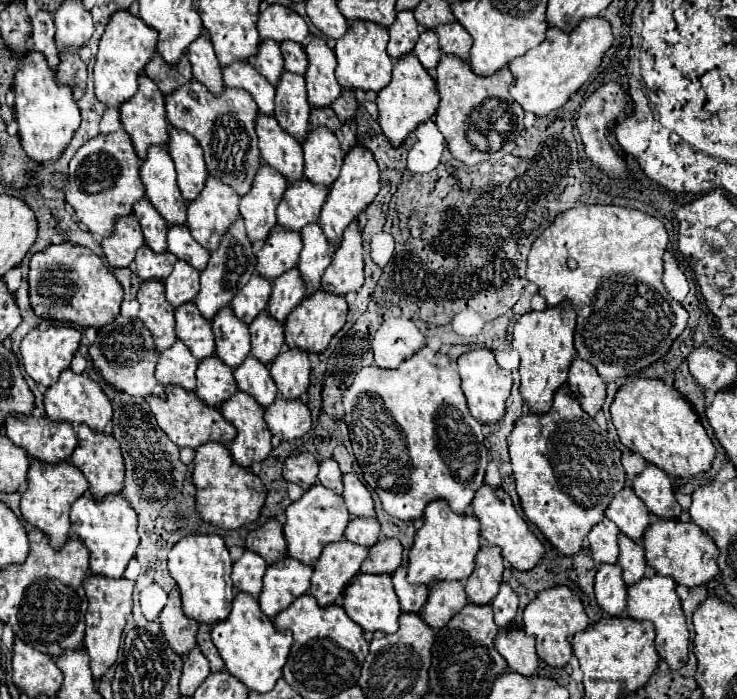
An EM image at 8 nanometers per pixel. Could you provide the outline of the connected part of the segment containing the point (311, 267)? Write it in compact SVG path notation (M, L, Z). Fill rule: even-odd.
M310 224L300 230L302 234L302 252L300 252L300 262L298 268L302 272L302 278L306 282L306 292L312 294L316 290L316 284L320 282L324 270L328 268L332 260L332 246L328 238L324 236L320 224Z

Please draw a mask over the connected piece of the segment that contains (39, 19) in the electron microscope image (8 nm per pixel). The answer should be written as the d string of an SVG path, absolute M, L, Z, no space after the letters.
M38 10L36 16L32 18L32 40L34 40L34 50L46 54L50 66L58 66L58 50L54 44L54 18L52 12L48 10Z

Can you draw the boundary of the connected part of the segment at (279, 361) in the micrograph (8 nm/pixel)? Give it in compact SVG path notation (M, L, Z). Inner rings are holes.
M300 348L280 352L270 364L270 374L284 398L300 398L310 384L308 352Z

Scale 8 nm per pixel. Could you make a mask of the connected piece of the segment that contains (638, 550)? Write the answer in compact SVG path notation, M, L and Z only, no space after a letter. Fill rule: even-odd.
M618 534L618 546L620 546L620 556L618 556L618 564L622 566L624 574L624 582L626 586L638 582L644 576L646 570L646 558L644 558L644 546L640 546L638 542L634 542L632 538L628 538L626 534Z

